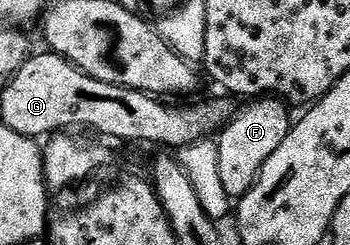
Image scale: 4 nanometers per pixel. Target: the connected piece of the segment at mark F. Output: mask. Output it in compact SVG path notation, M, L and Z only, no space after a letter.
M262 95L236 110L229 124L220 130L216 142L219 149L219 178L223 188L232 199L241 196L257 182L263 163L279 151L279 143L287 139L291 128L290 106L276 95Z

